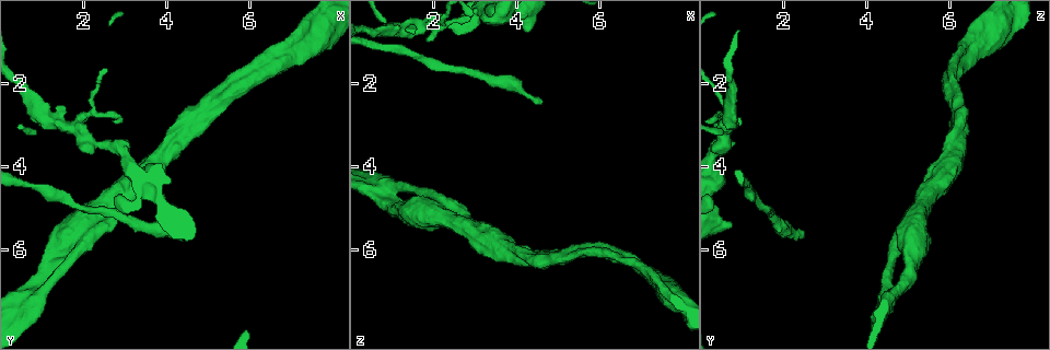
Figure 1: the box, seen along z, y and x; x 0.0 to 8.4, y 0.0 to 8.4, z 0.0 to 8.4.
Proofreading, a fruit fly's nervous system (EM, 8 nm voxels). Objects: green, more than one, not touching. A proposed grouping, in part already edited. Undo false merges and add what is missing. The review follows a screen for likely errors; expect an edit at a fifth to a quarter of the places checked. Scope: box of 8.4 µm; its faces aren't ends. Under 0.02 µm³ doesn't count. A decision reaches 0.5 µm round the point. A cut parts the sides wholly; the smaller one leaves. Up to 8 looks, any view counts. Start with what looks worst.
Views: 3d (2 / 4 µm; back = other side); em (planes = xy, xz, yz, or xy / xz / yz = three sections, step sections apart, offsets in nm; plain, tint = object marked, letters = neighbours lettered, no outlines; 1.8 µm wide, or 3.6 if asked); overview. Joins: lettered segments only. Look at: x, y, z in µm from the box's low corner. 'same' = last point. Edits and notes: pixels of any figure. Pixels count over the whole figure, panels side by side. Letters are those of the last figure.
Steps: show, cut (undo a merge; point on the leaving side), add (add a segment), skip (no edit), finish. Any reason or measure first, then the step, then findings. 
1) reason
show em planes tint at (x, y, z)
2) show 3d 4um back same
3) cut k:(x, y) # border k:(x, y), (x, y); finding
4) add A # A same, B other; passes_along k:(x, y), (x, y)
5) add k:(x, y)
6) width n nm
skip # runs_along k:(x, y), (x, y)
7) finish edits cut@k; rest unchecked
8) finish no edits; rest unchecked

show 3d 4um at (0.75, 7.15, 4.50)

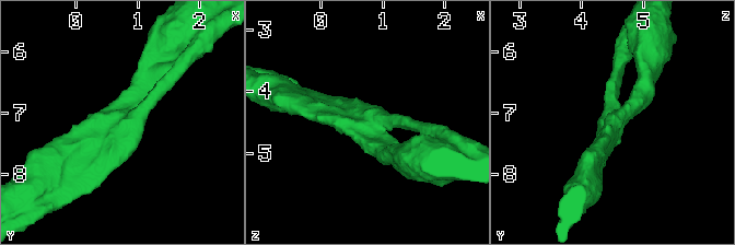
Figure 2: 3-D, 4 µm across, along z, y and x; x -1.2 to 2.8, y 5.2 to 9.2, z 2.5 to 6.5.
show em planes letters at (0.70, 7.15, 4.55)

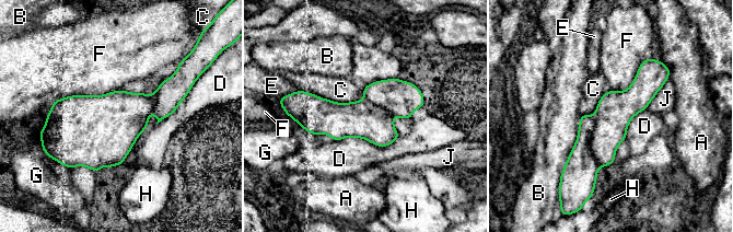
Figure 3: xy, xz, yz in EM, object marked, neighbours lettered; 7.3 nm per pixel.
skip # A other, B other, C other, D other, E other, F other, G other, H other, J other; runs_along 3:(648, 64), (588, 178); one neuron here

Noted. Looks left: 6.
sudden change in width
show 3d 4um at (1.90, 5.90, 4.80)

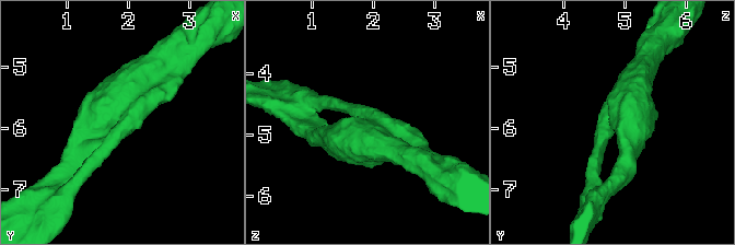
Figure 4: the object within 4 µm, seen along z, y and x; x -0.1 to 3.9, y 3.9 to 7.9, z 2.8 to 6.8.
now the EM
show em 3.6um planes letters at (1.90, 5.90, 4.85)

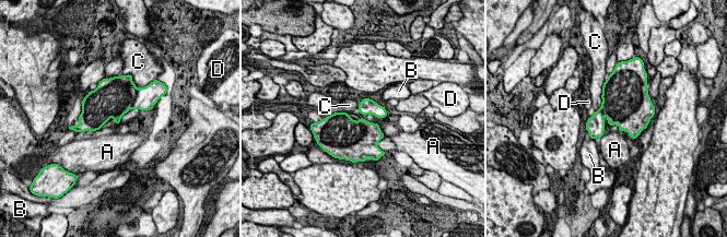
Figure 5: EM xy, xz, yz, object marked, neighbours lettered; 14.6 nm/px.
skip # A other, B other, C other, D other; border 5:(605, 82), (601, 106), (595, 111); one neuron here

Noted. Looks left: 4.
two arms in line, one across
show em 3.6um planes letters at (7.05, 1.30, 6.50)

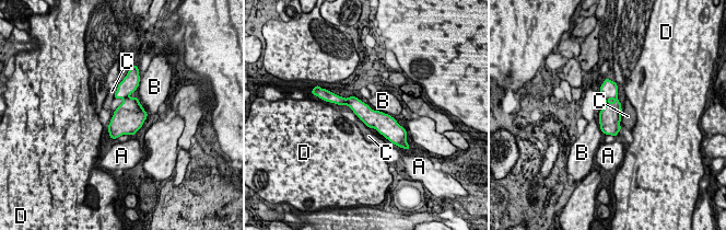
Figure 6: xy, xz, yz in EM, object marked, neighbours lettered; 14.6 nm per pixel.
skip # A other, B other, C other, D other; runs_along 6:(340, 100), (396, 126); continuous, no second neuron

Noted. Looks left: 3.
finish no edits; rest unchecked

